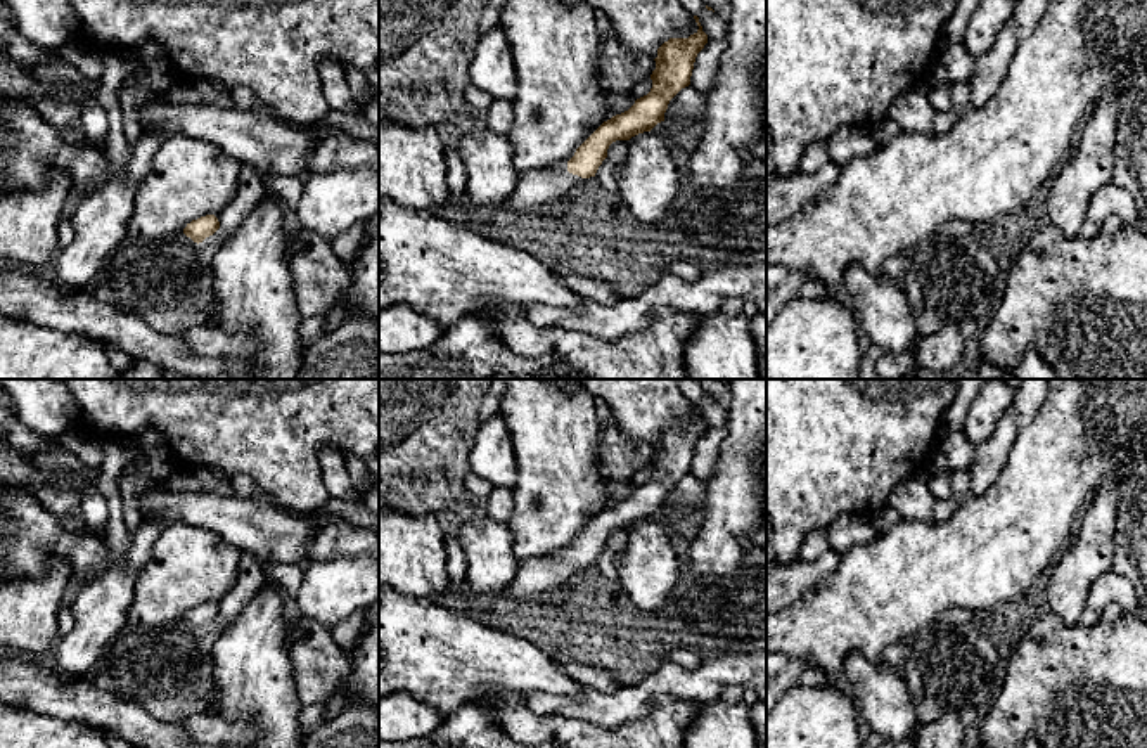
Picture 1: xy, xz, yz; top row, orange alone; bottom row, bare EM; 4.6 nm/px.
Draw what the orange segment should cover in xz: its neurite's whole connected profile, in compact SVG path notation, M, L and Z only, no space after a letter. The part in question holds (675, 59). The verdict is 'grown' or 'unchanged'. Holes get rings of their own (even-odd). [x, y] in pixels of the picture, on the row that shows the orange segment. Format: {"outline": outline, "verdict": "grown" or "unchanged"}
{"outline": "M694 16L694 19L699 26L694 35L670 38L657 48L650 92L637 99L628 111L604 121L569 161L561 163L555 170L531 170L521 175L510 196L512 210L526 210L561 197L574 184L595 177L612 142L630 140L664 121L670 100L690 85L695 57L708 43L699 17Z", "verdict": "grown"}

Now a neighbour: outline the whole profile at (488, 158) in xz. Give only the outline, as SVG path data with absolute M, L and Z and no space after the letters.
M491 130L462 133L458 163L467 175L467 199L479 206L505 201L519 180L514 147L505 135Z

